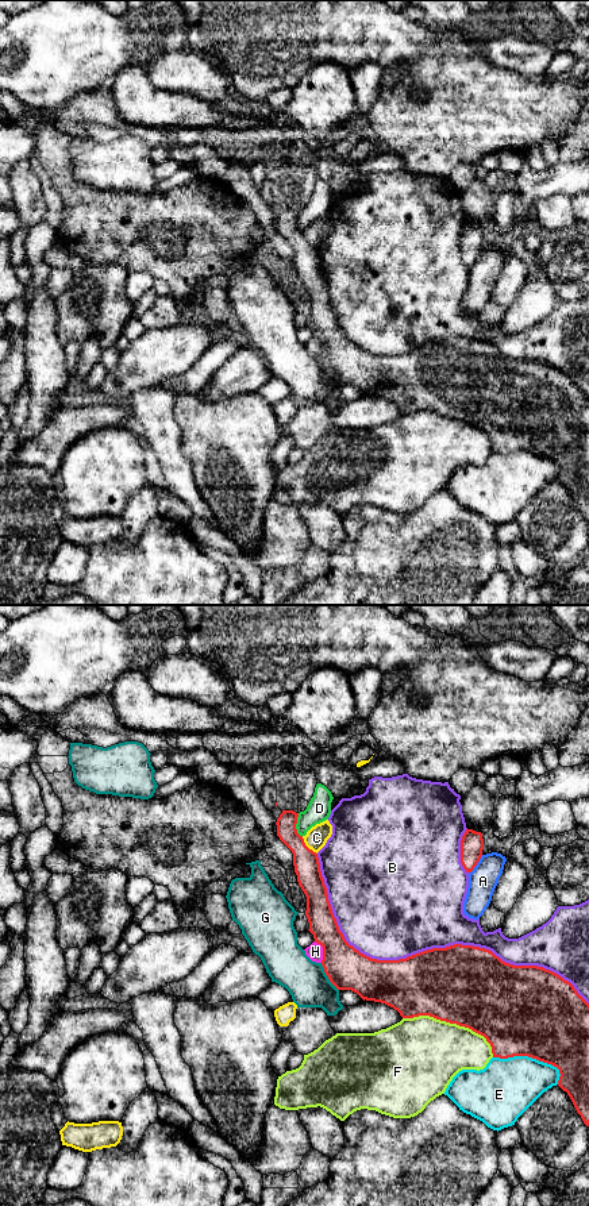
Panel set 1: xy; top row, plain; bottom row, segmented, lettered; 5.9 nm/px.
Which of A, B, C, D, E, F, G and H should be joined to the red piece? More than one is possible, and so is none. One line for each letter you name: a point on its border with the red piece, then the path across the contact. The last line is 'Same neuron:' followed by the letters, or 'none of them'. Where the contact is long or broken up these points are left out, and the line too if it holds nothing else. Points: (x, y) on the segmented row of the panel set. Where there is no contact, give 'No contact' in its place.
Same neuron: none of them

